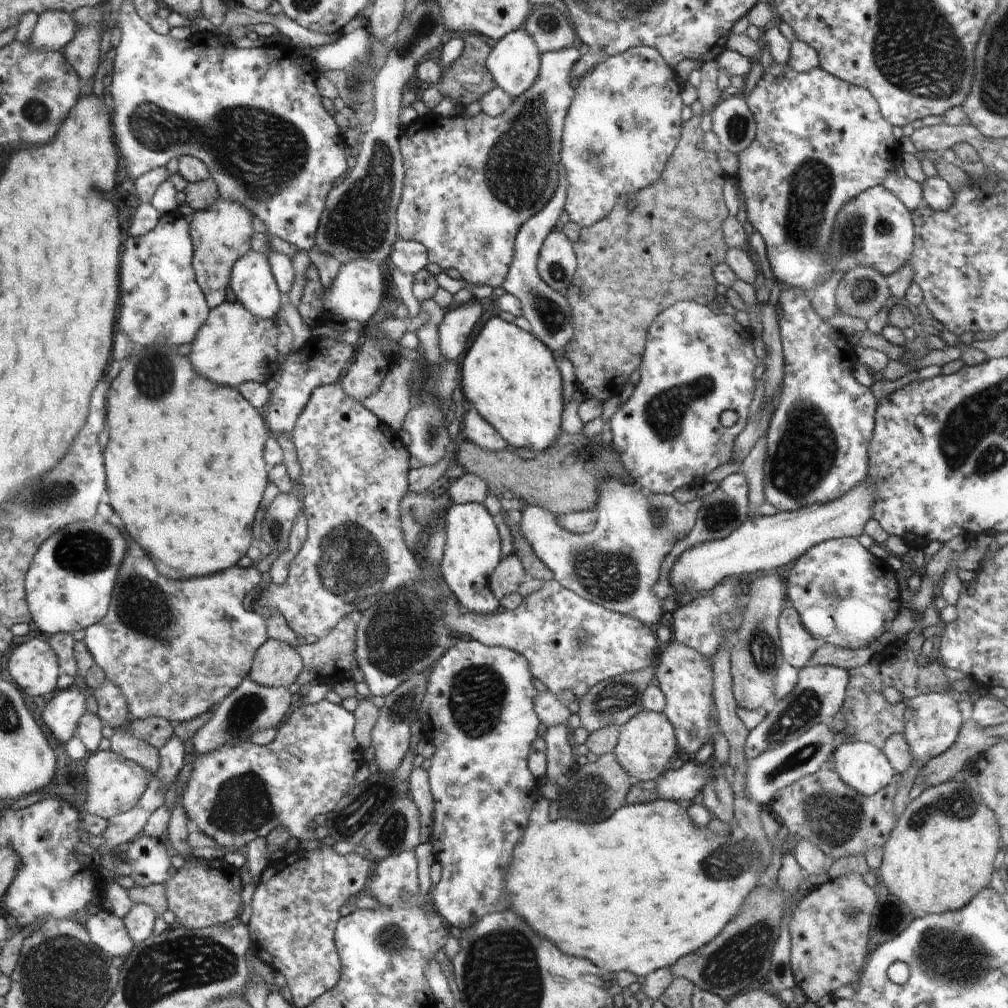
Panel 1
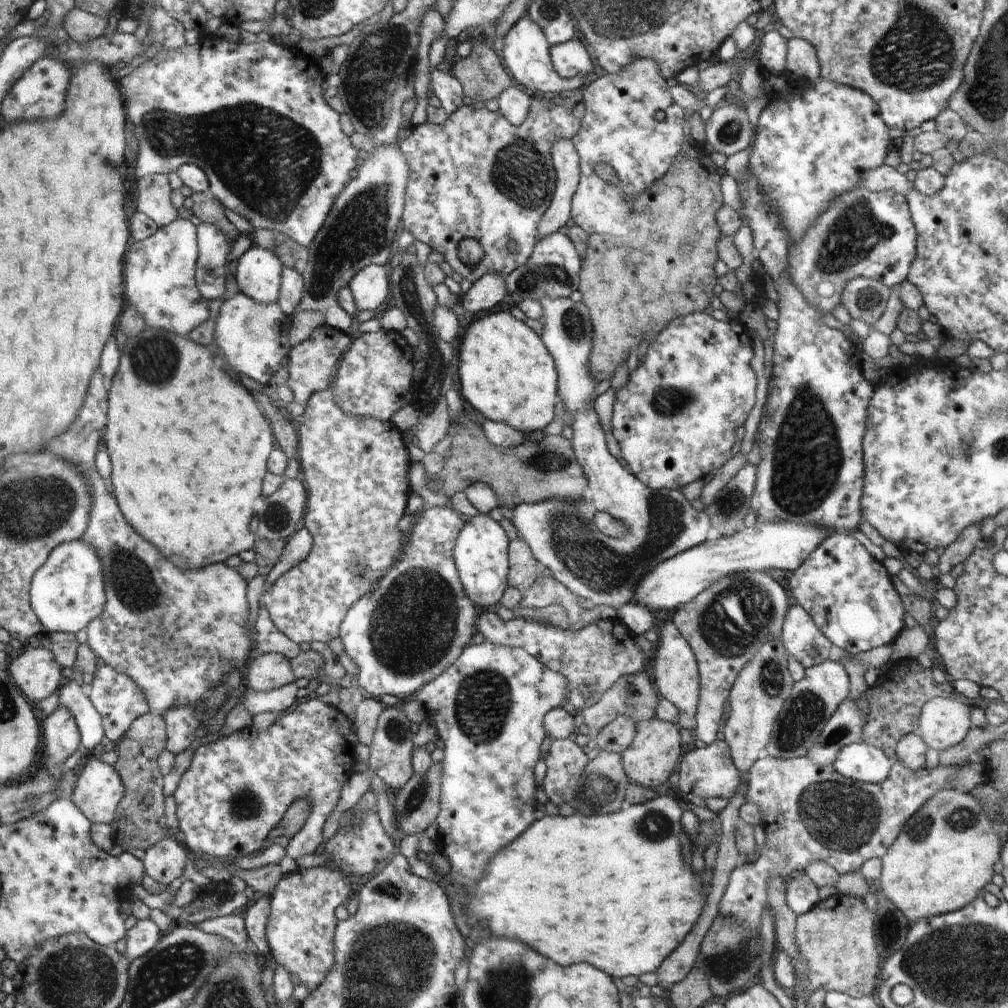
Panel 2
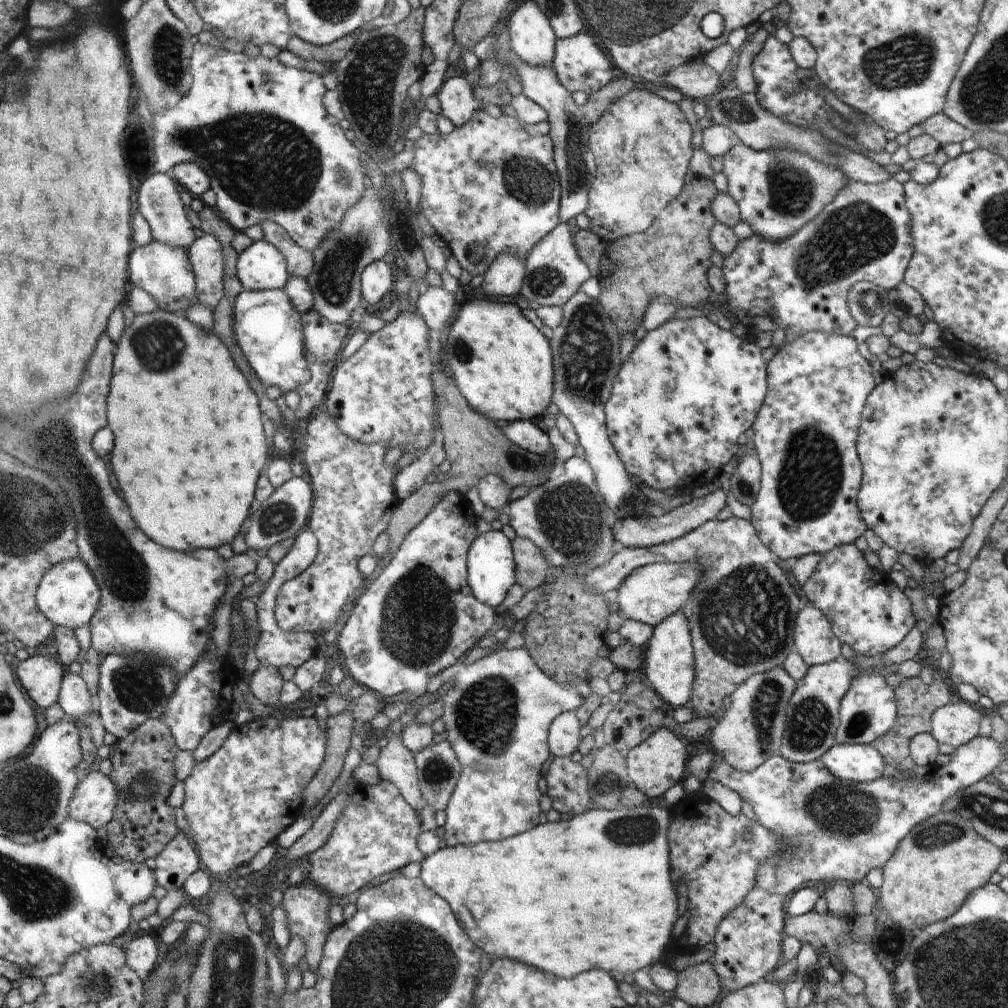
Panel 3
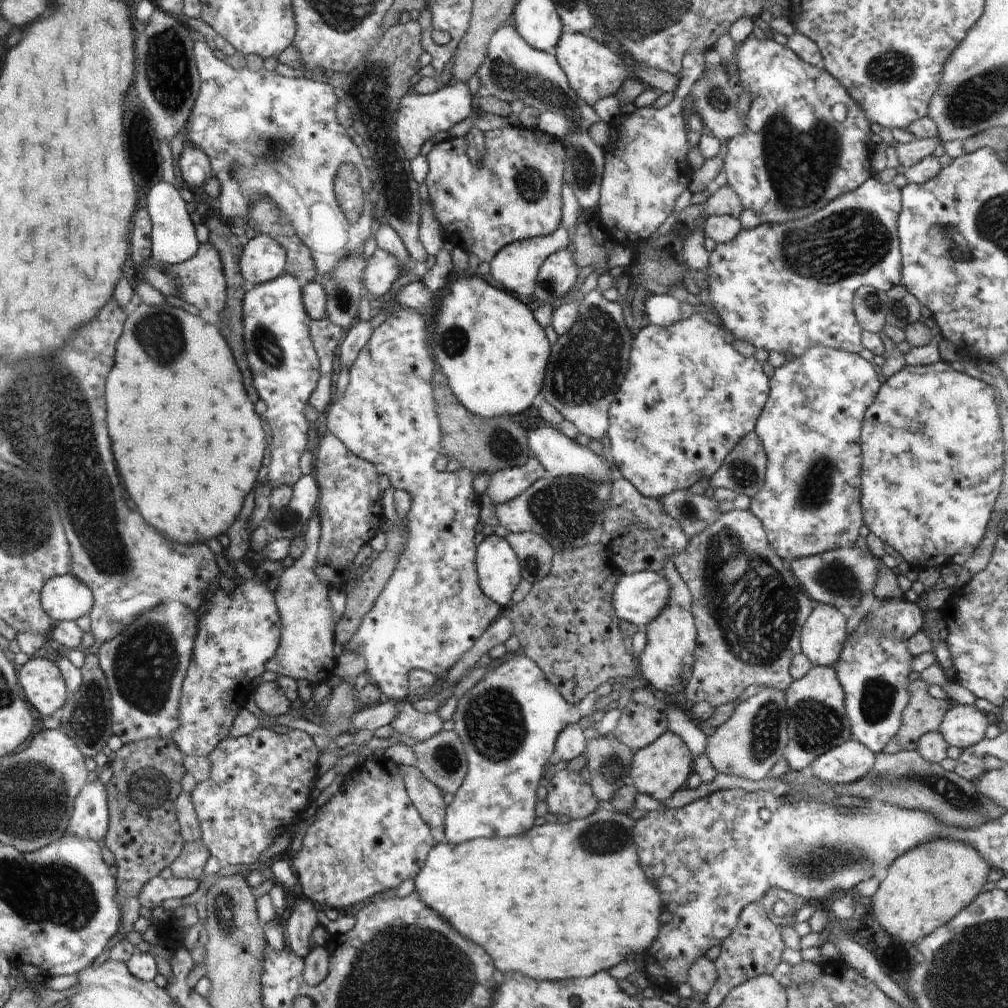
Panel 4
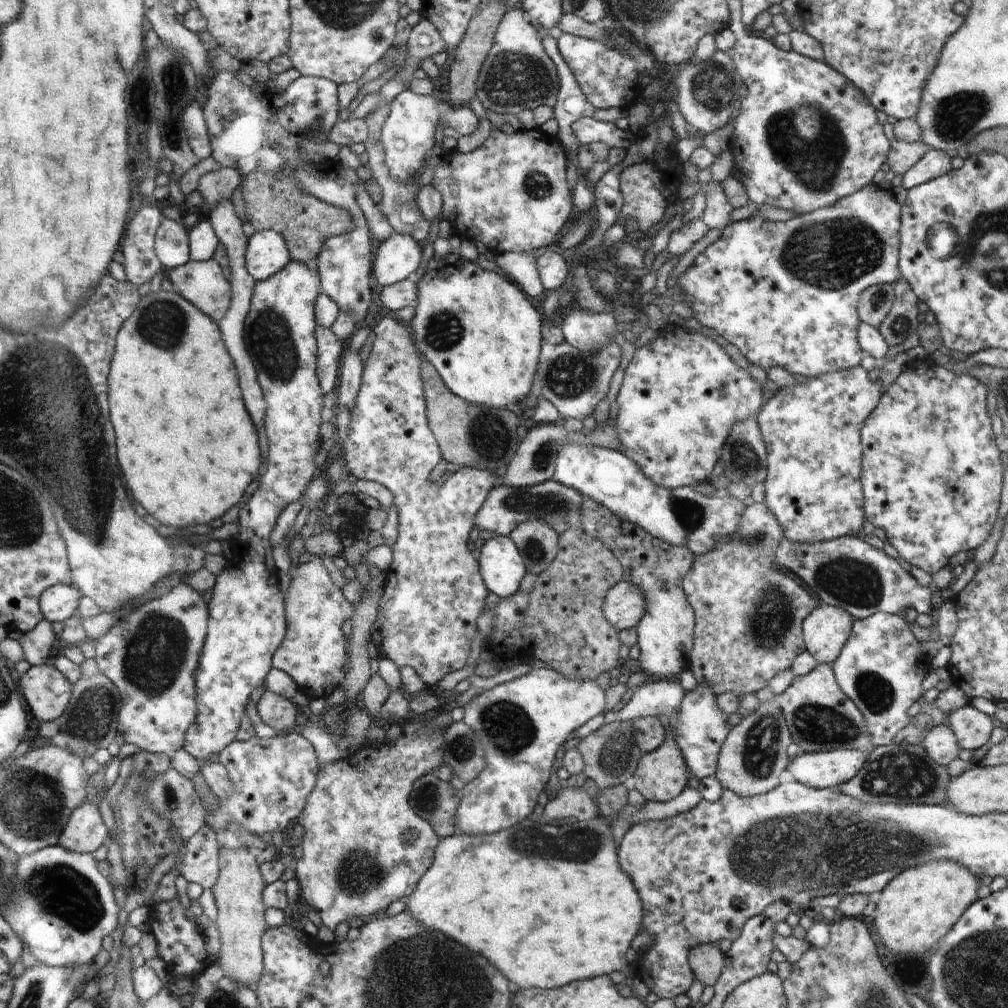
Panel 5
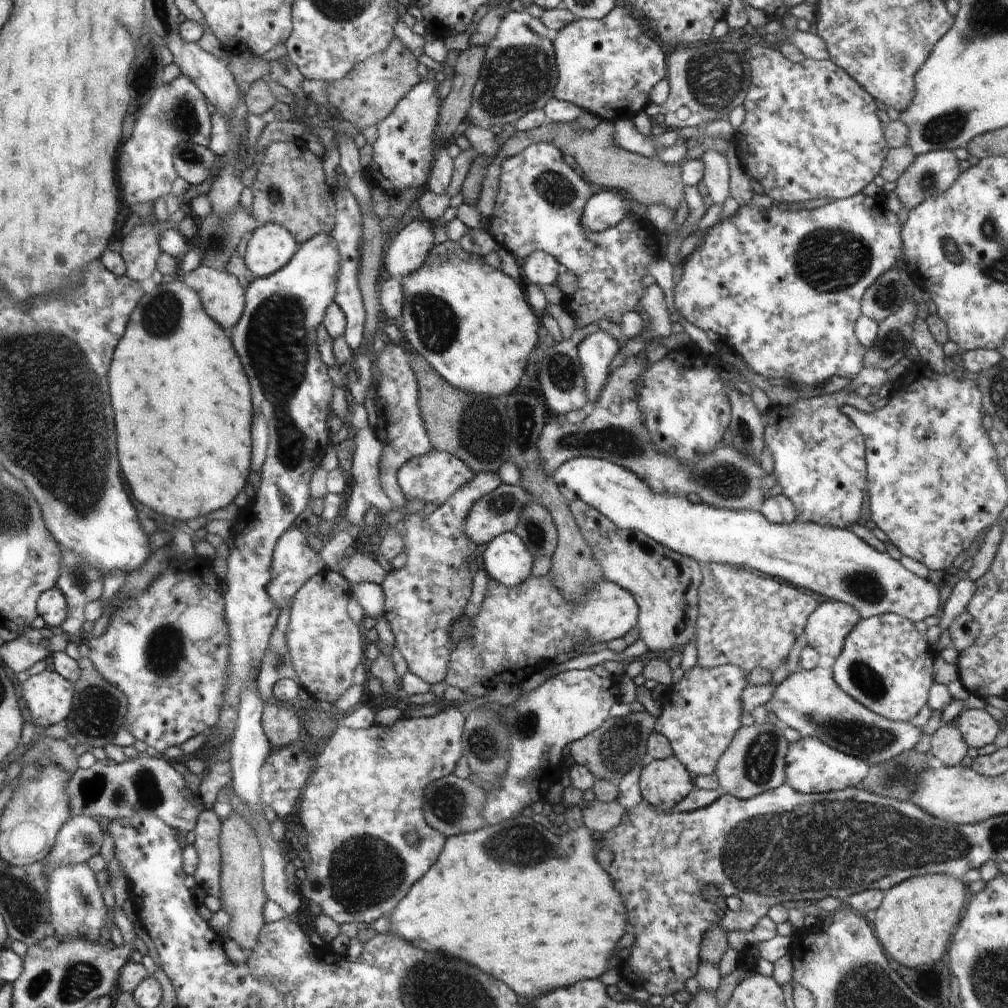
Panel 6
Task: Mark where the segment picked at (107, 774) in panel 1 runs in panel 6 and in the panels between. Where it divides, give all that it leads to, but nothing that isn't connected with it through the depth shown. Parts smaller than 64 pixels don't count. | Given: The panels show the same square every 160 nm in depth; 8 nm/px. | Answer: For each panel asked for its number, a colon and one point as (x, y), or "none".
2: (101, 788)
3: (97, 798)
4: (92, 815)
5: (86, 831)
6: (83, 838)

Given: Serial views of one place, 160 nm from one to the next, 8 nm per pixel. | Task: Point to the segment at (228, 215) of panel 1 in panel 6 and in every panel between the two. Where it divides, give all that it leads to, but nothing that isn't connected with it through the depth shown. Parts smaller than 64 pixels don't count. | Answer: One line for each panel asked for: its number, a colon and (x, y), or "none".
2: (210, 274)
3: (207, 258)
4: (201, 282)
5: (201, 282)
6: (224, 299)

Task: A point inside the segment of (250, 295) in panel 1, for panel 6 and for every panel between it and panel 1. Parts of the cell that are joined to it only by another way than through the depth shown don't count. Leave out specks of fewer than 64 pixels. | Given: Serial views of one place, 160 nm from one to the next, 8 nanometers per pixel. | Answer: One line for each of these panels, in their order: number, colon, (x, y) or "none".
2: (259, 273)
3: (261, 266)
4: (263, 259)
5: (267, 252)
6: (271, 247)

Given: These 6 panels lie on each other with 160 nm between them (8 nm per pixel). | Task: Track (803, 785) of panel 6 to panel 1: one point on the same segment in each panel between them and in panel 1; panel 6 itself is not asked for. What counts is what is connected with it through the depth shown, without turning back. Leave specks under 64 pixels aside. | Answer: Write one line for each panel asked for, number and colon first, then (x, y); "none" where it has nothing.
1: (862, 766)
2: (862, 762)
3: (862, 763)
4: (850, 761)
5: (818, 769)

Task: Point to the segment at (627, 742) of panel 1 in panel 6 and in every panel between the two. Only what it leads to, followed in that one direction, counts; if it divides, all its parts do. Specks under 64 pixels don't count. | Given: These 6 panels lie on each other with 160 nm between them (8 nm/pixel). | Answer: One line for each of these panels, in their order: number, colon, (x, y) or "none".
2: (650, 758)
3: (655, 765)
4: (661, 768)
5: (662, 774)
6: (665, 783)

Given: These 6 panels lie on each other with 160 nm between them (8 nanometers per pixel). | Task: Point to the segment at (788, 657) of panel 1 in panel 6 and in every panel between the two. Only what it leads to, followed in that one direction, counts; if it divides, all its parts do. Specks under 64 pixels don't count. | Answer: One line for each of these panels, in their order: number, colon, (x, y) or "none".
2: (803, 640)
3: (816, 643)
4: (824, 634)
5: (826, 630)
6: (827, 629)

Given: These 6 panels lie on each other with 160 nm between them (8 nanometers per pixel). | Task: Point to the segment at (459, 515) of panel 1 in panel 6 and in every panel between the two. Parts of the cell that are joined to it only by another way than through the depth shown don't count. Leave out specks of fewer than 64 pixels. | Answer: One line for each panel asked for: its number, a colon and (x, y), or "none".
2: (481, 552)
3: (491, 571)
4: (500, 571)
5: (503, 568)
6: (508, 562)

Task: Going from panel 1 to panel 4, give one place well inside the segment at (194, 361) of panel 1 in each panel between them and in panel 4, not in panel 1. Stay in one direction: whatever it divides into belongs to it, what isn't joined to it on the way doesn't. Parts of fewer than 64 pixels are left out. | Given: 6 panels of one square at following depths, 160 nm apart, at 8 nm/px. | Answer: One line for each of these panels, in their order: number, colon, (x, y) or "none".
2: (253, 337)
3: (267, 328)
4: (284, 362)

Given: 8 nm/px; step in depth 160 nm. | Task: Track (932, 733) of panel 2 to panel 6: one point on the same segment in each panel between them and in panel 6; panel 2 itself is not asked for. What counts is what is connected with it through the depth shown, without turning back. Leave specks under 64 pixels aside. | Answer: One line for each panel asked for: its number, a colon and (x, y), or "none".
3: (956, 724)
4: (963, 726)
5: (972, 728)
6: (977, 728)

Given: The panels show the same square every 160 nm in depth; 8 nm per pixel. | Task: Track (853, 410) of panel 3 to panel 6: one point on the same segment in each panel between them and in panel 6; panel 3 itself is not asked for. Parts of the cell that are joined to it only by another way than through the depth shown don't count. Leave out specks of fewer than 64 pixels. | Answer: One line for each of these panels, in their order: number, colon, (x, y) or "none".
4: (810, 503)
5: (812, 431)
6: (818, 452)

